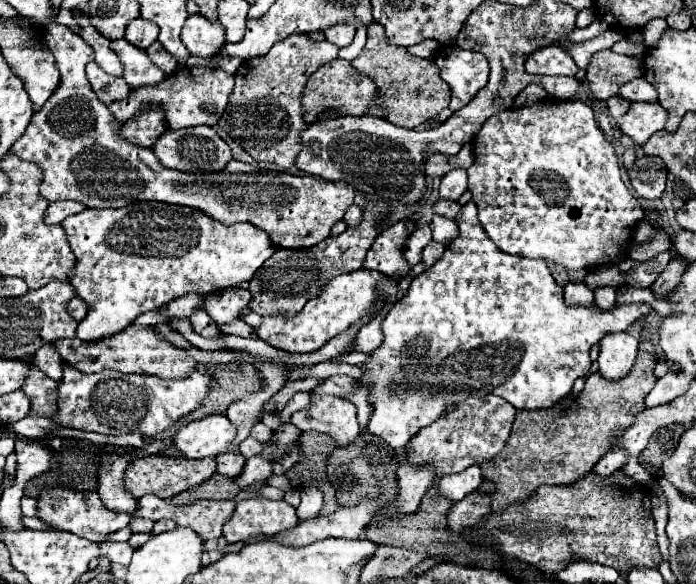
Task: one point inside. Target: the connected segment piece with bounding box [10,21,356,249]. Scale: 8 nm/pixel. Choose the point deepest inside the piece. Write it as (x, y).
(73, 137)

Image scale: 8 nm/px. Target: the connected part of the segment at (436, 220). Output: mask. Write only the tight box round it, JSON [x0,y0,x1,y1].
[430,215,458,245]

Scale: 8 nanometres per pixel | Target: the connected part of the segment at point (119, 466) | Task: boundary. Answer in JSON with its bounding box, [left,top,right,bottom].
[98,455,138,515]

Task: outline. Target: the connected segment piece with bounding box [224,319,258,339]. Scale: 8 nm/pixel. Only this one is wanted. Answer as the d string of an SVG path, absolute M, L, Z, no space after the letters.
M242 319L240 321L232 321L232 325L228 325L228 329L224 329L224 333L232 333L232 335L238 335L238 337L248 337L248 339L256 339L258 337L254 327L244 323Z

